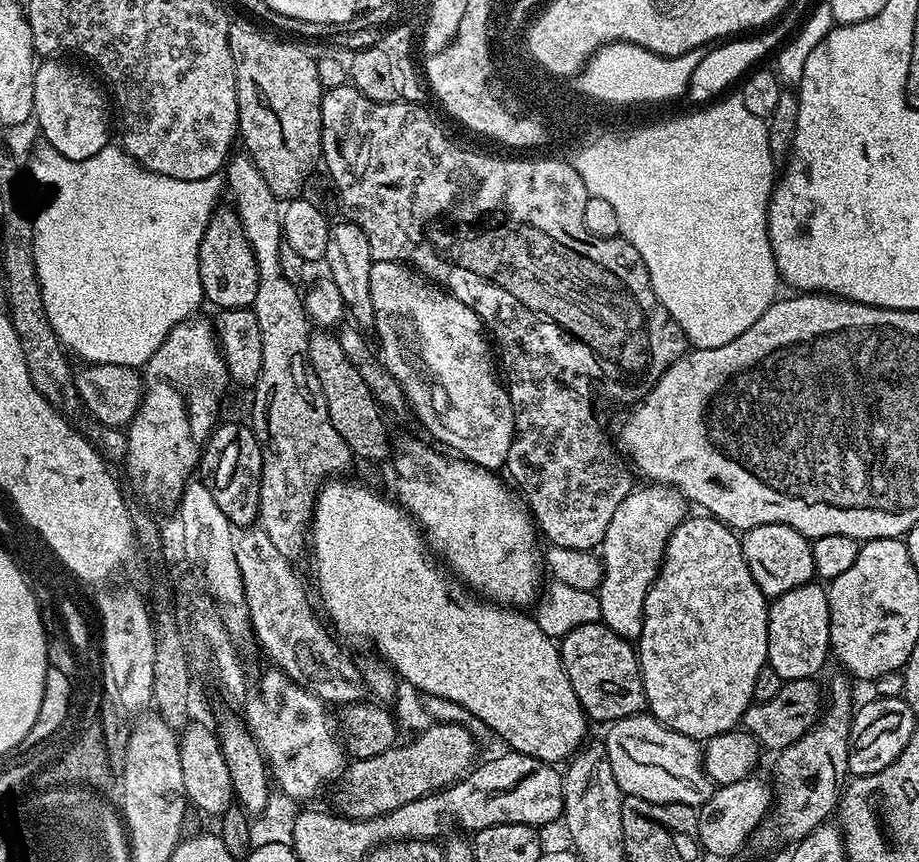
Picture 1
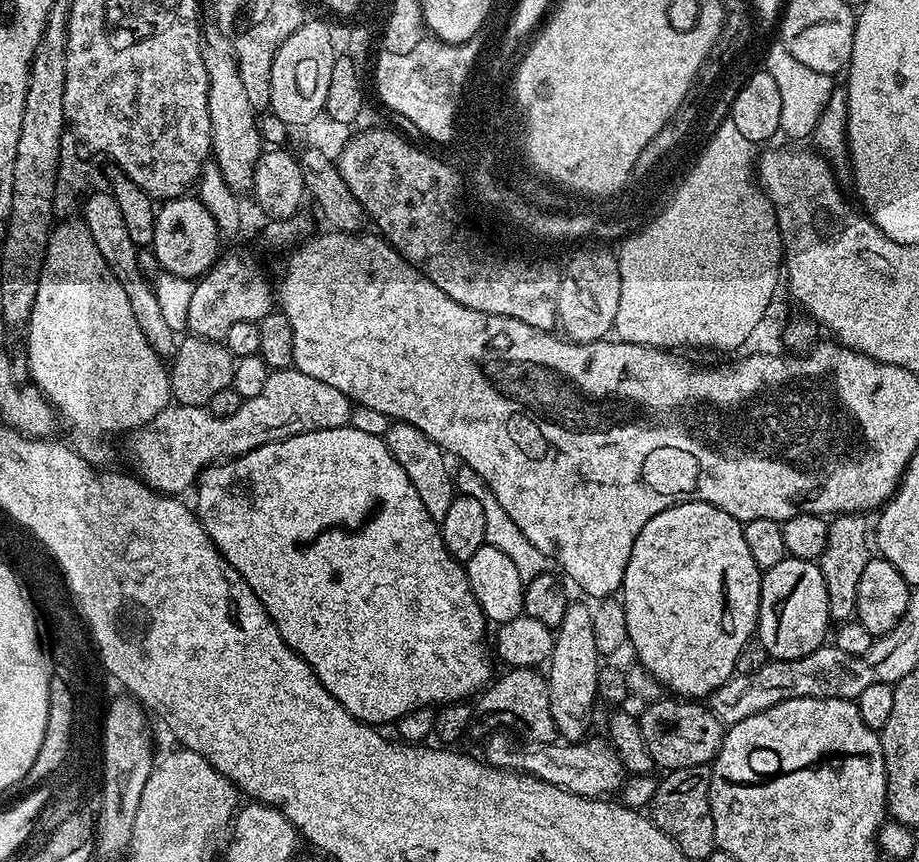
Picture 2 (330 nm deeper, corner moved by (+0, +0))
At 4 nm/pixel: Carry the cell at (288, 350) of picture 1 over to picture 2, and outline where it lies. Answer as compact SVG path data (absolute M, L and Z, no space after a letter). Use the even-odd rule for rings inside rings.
M212 44L203 49L204 65L208 71L208 109L212 123L212 151L214 163L222 170L222 178L238 194L251 189L256 163L260 160L262 139L257 113L242 90L242 78L238 74L236 58L227 47Z

